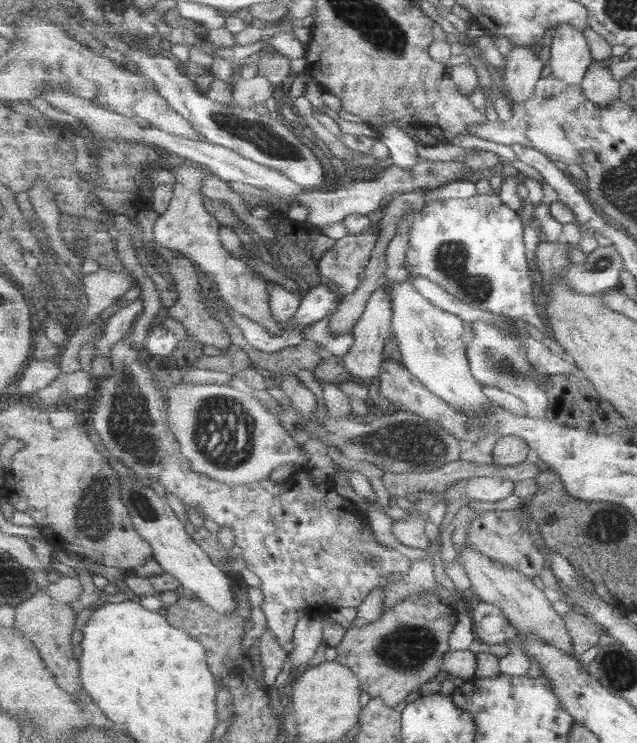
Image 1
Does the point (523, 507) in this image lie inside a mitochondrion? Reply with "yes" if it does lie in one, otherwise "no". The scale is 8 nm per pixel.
no

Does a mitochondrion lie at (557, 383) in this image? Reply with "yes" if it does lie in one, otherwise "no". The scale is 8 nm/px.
no

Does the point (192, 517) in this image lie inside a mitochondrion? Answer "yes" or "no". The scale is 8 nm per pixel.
no

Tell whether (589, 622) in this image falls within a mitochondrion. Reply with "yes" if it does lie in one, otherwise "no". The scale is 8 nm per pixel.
no

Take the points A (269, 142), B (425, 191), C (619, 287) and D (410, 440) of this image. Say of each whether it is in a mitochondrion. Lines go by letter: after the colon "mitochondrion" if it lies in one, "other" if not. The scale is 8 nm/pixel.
A: mitochondrion
B: other
C: other
D: mitochondrion

